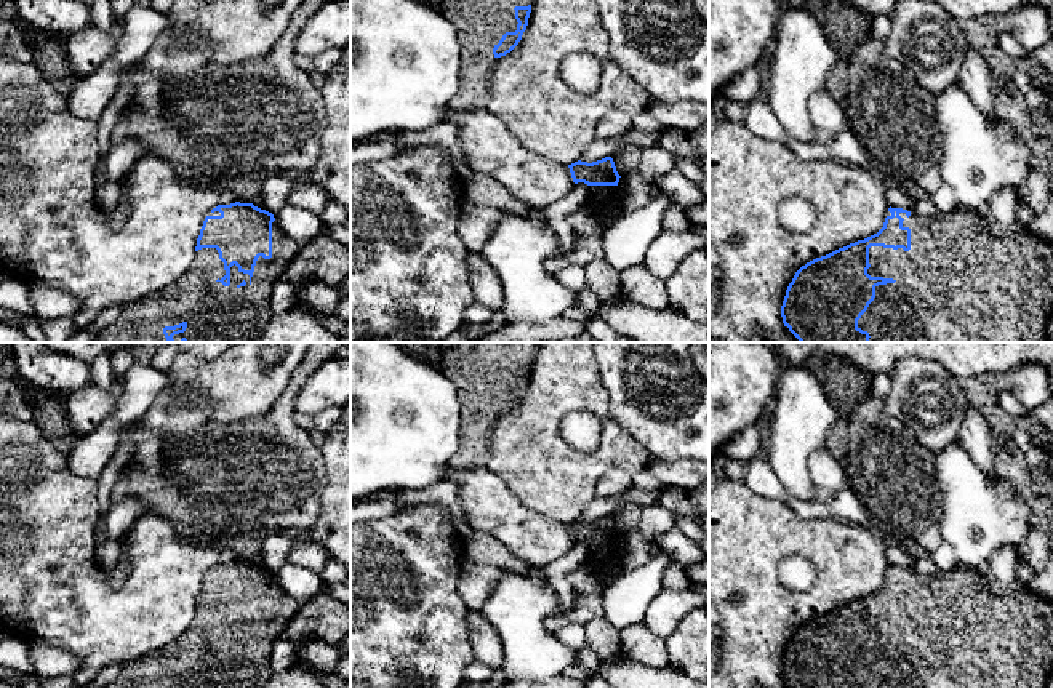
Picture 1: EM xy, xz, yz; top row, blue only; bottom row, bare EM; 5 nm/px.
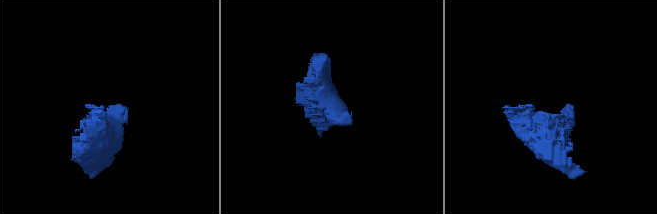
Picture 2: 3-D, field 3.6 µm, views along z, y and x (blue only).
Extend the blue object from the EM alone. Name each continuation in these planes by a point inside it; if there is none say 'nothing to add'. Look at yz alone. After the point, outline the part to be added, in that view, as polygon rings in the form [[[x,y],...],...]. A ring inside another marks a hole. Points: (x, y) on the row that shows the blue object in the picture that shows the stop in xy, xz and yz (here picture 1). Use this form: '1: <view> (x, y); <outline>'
1: yz (957, 284); [[[965,211],[949,213],[939,219],[931,219],[911,213],[899,213],[904,219],[903,227],[911,229],[911,250],[903,248],[869,248],[869,264],[867,274],[871,277],[893,278],[893,283],[875,286],[875,298],[869,304],[867,310],[858,320],[858,328],[869,333],[869,342],[1047,342],[1048,317],[1053,309],[1053,242],[1040,238],[1027,230],[1003,235],[997,230],[984,232],[975,216]]]

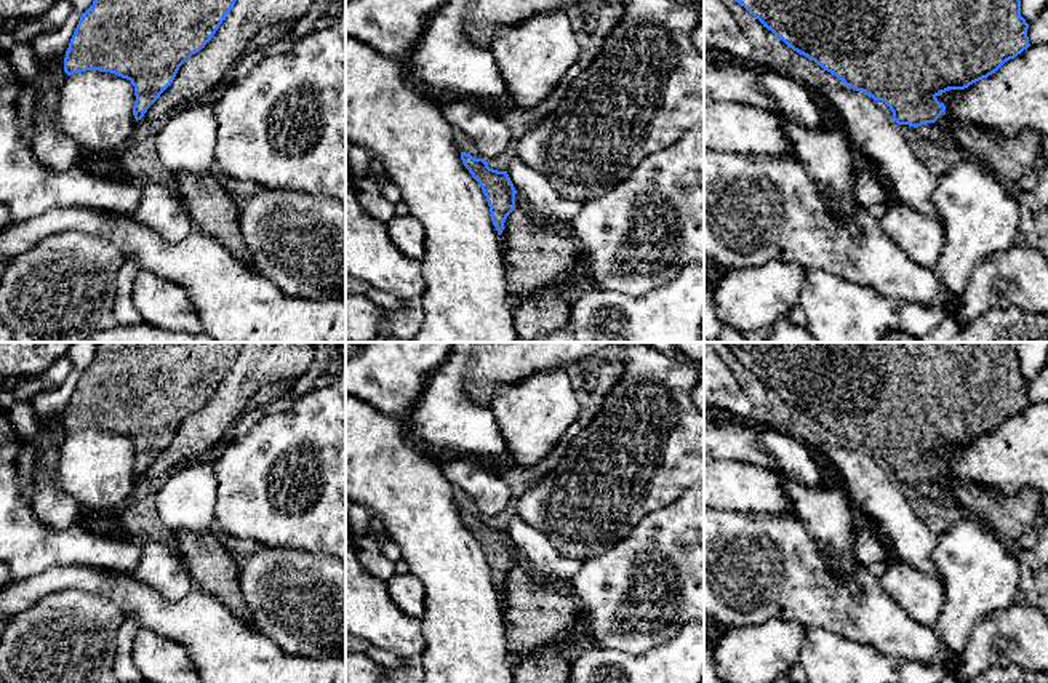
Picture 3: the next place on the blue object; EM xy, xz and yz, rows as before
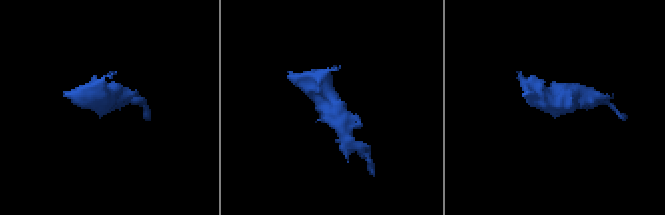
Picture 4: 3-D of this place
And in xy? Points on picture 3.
nothing to add

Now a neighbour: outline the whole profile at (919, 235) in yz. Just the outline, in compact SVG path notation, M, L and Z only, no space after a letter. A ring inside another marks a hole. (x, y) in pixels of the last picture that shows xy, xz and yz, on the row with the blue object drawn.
M891 200L880 213L883 234L915 264L933 269L944 246L941 221Z

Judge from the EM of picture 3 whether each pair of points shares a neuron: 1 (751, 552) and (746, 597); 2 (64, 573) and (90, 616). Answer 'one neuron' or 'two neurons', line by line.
1: one neuron
2: two neurons

